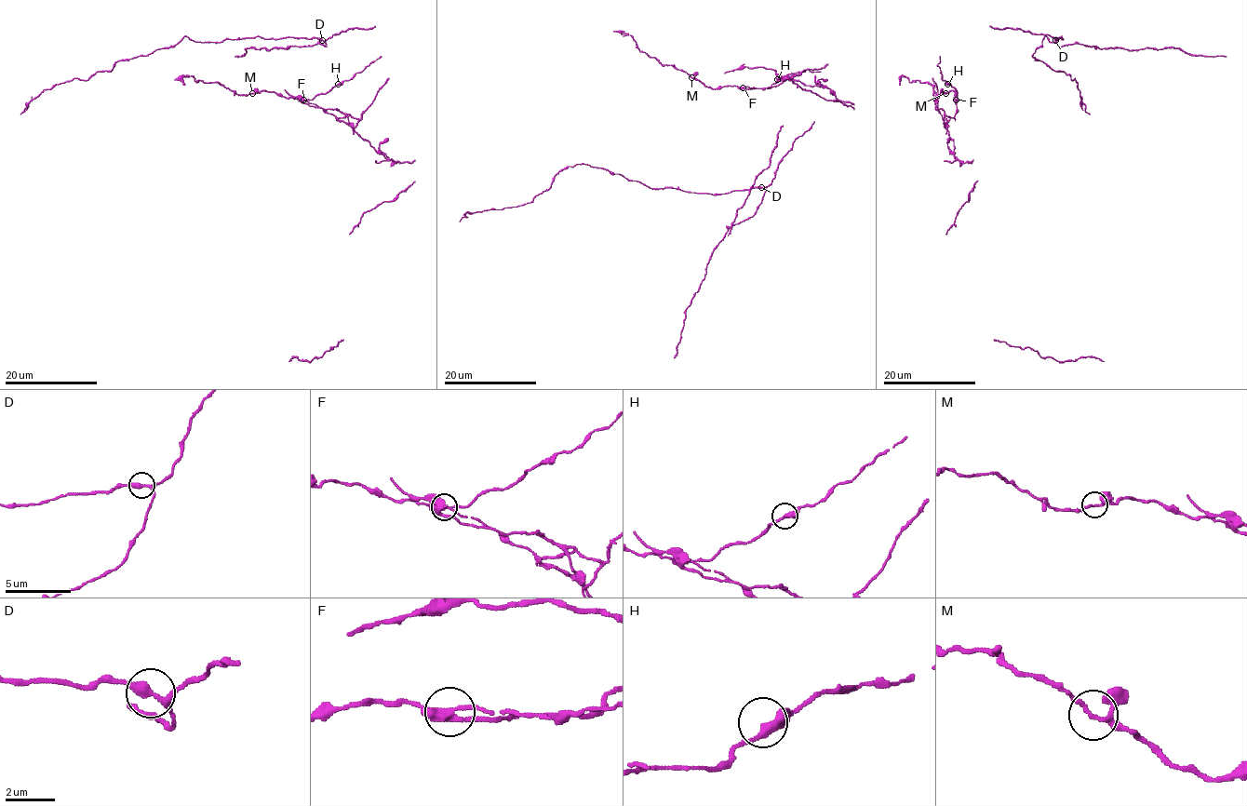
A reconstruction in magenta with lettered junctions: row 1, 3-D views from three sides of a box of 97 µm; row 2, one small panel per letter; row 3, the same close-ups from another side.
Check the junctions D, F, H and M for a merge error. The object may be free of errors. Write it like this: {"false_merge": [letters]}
{"false_merge": ["F"]}

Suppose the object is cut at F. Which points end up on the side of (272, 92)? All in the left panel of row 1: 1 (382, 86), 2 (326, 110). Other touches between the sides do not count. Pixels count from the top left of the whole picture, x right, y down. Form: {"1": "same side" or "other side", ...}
{"1": "other side", "2": "other side"}

